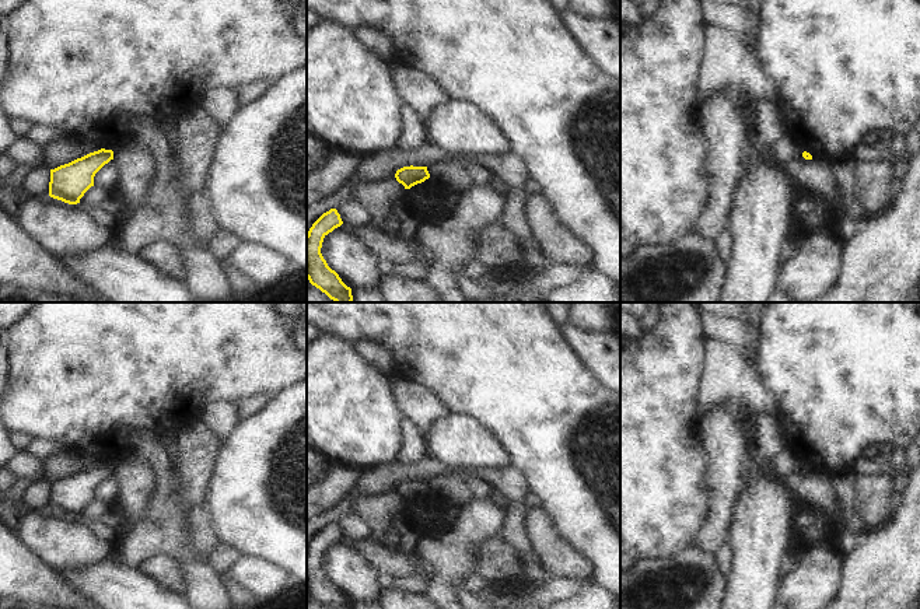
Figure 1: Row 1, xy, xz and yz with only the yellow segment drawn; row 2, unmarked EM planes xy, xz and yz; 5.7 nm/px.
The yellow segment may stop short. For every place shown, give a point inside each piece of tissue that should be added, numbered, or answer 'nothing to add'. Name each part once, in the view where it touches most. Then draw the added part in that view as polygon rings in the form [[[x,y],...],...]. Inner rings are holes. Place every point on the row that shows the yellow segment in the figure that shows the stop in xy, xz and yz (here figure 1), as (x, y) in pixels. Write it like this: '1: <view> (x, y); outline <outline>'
nothing to add

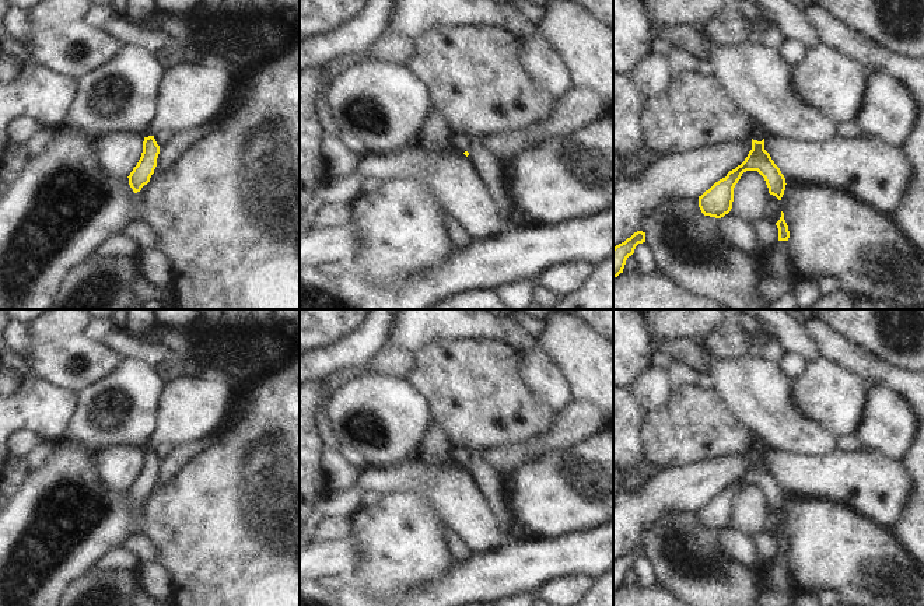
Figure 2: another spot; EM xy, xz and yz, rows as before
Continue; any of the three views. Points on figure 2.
1: yz (758, 132); outline [[[756,125],[752,126],[752,139],[753,140],[762,141],[766,136],[767,134],[762,126],[756,126]]]

